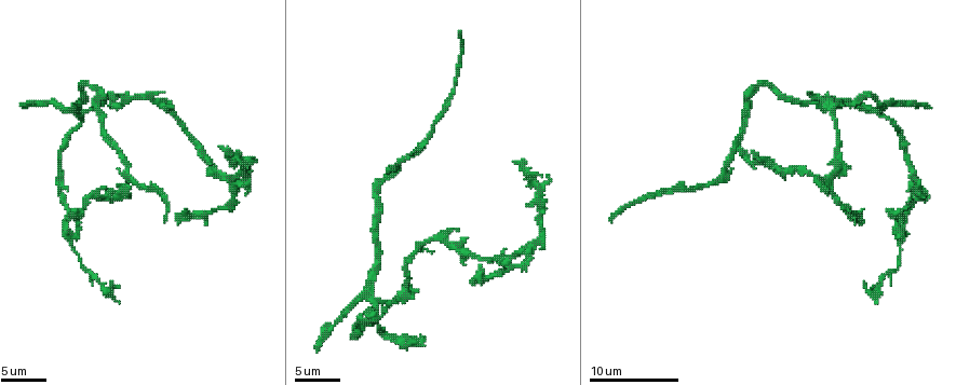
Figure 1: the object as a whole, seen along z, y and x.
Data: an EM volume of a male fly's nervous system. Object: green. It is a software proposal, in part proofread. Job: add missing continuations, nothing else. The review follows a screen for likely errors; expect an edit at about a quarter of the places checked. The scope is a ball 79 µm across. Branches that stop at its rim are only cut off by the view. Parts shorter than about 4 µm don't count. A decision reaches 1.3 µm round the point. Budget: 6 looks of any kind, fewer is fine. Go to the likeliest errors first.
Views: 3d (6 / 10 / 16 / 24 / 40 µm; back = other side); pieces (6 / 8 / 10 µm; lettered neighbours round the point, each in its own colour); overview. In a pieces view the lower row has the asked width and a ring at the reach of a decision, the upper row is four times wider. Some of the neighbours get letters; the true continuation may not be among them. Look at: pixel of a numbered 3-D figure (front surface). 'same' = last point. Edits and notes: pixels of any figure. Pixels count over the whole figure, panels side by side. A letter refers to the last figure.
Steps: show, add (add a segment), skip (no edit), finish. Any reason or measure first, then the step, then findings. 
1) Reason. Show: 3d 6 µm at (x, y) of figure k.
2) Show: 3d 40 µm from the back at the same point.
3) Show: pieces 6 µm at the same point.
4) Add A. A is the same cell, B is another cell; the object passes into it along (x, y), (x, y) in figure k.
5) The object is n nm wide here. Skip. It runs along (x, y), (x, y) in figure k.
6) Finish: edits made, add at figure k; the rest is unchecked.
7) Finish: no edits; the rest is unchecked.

An open end. Show: 3d 6 µm at (928, 107) of figure 1.

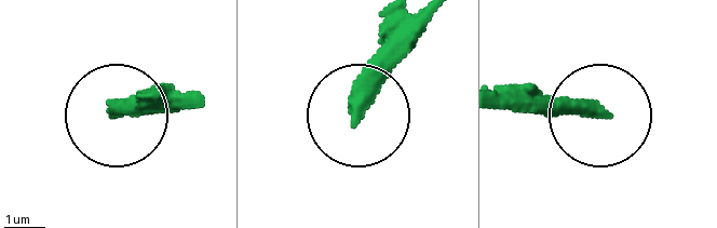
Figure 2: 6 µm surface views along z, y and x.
See the neighbours. Show: pieces 8 µm at (356, 118) of figure 2.

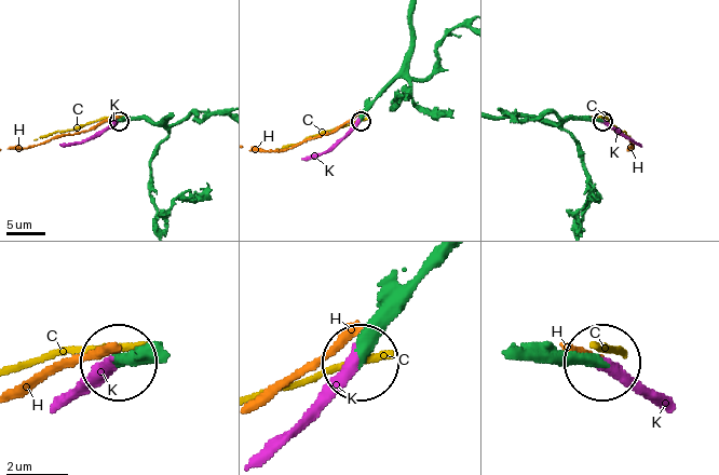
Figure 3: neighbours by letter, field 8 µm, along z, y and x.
Add K. K is the same cell, C and H are other cells; the object passes into it along (426, 273), (398, 317), (259, 449) in figure 3; it goes on there.

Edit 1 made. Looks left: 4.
Show: overview.

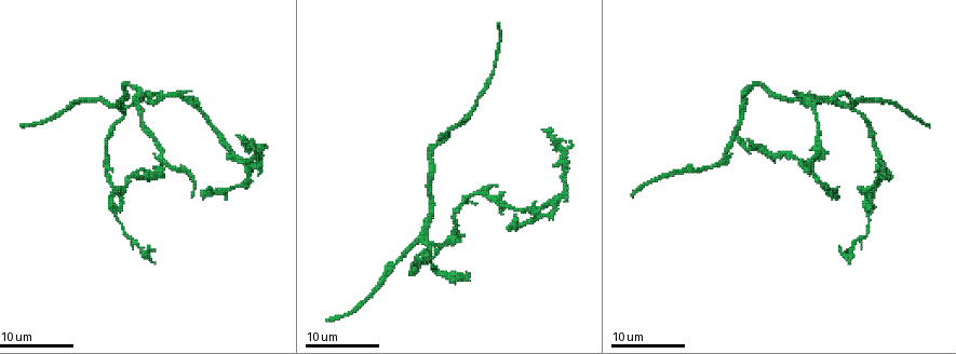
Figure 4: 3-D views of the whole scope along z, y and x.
Free end. Show: 3d 24 µm at (328, 320) of figure 4.

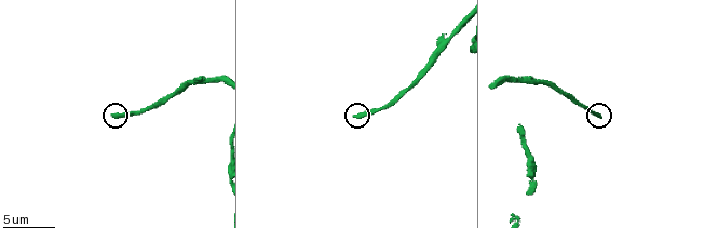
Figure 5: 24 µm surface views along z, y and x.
Show: pieces 8 µm at (356, 116) of figure 5.

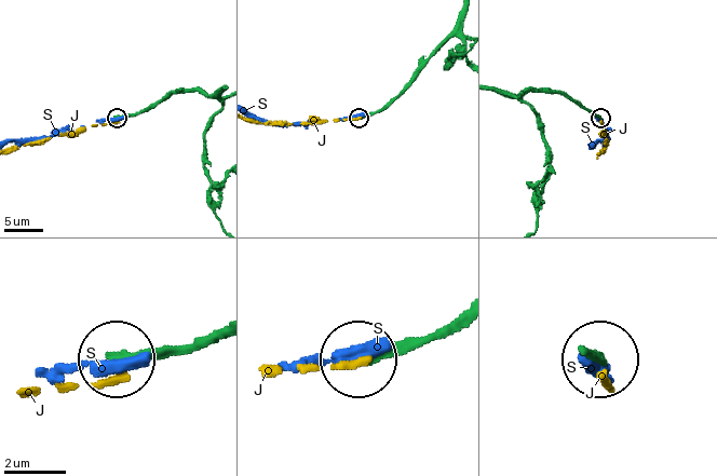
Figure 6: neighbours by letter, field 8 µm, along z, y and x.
Skip. J and S are other cells; it runs along (461, 24), (396, 95), (379, 109), (359, 116) in figure 6; no lettered segment goes on from it.

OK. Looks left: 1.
An open end. Show: pieces 6 µm at (914, 178) of figure 1.

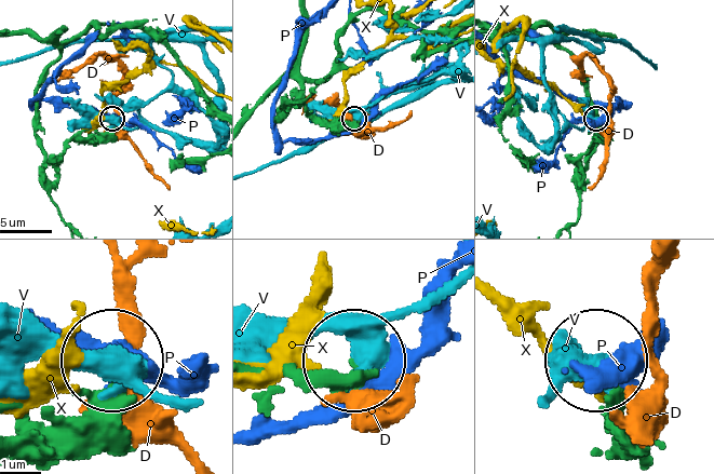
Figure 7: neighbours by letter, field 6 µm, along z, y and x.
Skip. D, P, V and X are other cells; none of them fits.

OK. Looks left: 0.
Finish: edits made, add at figure 3; the rest is unchecked.

